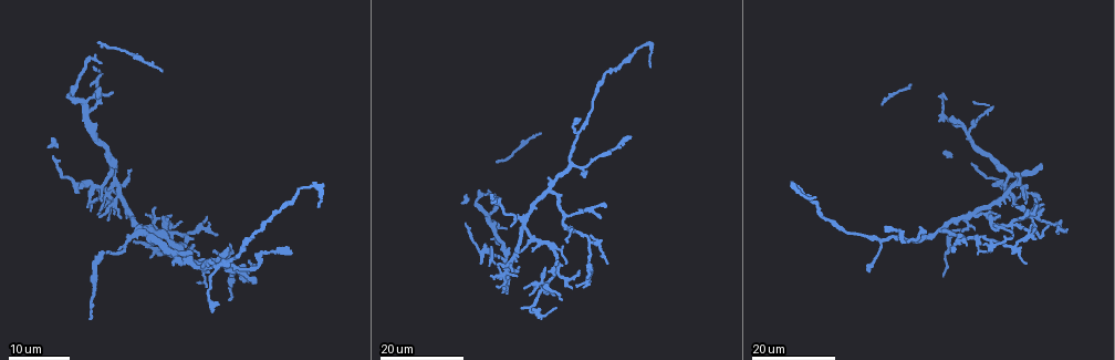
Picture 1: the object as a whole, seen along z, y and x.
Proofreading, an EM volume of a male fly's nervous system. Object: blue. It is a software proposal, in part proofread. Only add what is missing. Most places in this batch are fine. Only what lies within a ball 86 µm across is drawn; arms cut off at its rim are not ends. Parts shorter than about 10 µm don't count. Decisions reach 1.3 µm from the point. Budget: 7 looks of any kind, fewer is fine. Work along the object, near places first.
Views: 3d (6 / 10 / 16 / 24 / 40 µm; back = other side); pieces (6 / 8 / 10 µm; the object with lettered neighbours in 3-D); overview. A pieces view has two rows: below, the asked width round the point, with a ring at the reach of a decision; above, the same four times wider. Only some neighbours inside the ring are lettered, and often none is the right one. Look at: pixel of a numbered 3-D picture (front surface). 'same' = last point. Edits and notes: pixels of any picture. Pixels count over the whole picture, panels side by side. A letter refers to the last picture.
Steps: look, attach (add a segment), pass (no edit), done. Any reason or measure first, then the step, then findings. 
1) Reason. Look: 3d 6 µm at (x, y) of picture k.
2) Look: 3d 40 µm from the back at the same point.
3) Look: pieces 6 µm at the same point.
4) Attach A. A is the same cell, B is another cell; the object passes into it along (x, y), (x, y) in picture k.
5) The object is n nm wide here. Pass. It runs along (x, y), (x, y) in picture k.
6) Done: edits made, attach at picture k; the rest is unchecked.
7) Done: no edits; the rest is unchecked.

Look: 3d 16 µm at (97, 92) of picture 1.

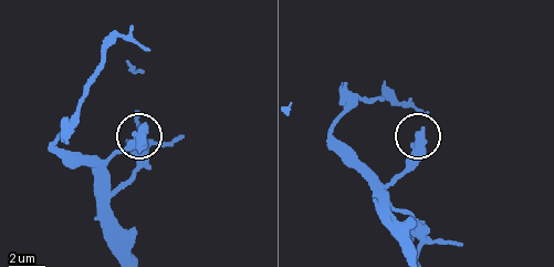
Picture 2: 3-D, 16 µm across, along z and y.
Look: pieces 6 µm at (145, 135) of picture 2.

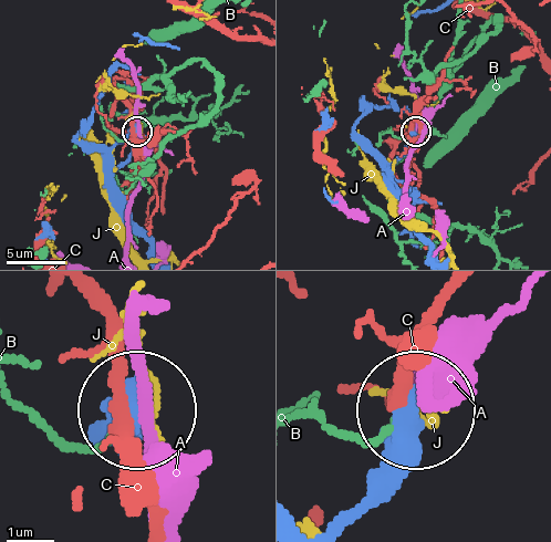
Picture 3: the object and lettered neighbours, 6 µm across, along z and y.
Pass. A, B, C and J are other cells; none of them fits.

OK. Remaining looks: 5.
Look: 3d 16 µm at (492, 195) of picture 1.

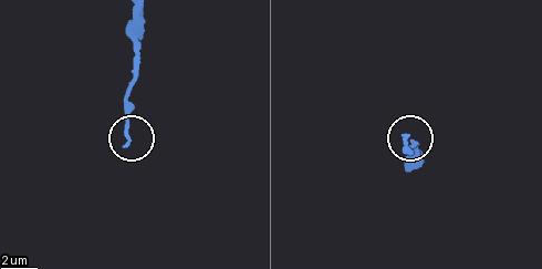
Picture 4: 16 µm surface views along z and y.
Look: pieces 8 µm at (125, 146) of picture 4.

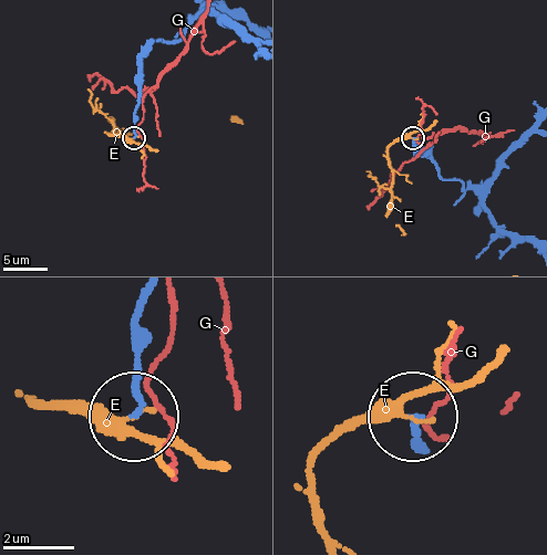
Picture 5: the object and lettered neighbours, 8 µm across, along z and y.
Pass. E and G are other cells; it runs along (461, 182), (442, 176), (413, 138) in picture 5; no lettered segment goes on from it.

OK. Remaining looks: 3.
An open end. Look: 3d 24 µm at (127, 172) of picture 1.

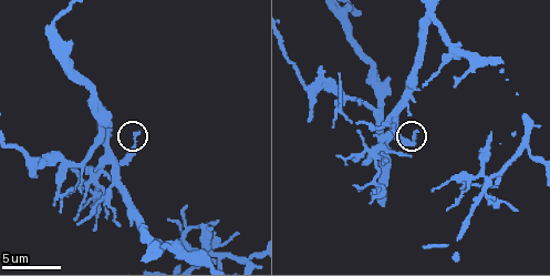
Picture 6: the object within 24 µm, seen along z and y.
Look: pieces 8 µm at (416, 130) of picture 6.

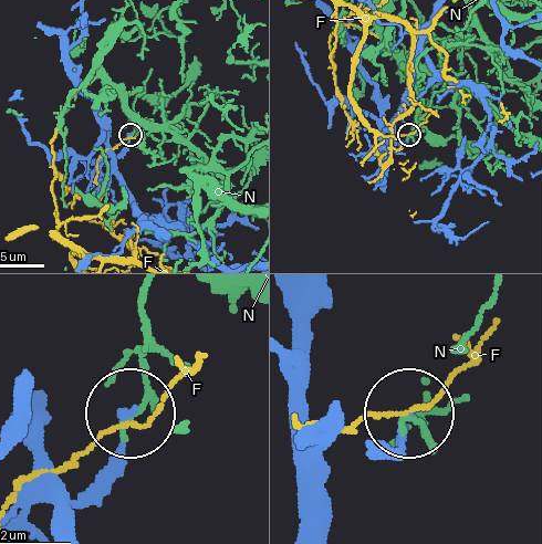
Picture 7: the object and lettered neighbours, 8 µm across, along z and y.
Pass. F and N are other cells; no lettered segment goes on from it.

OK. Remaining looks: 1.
Done: no edits; the rest is unchecked.

